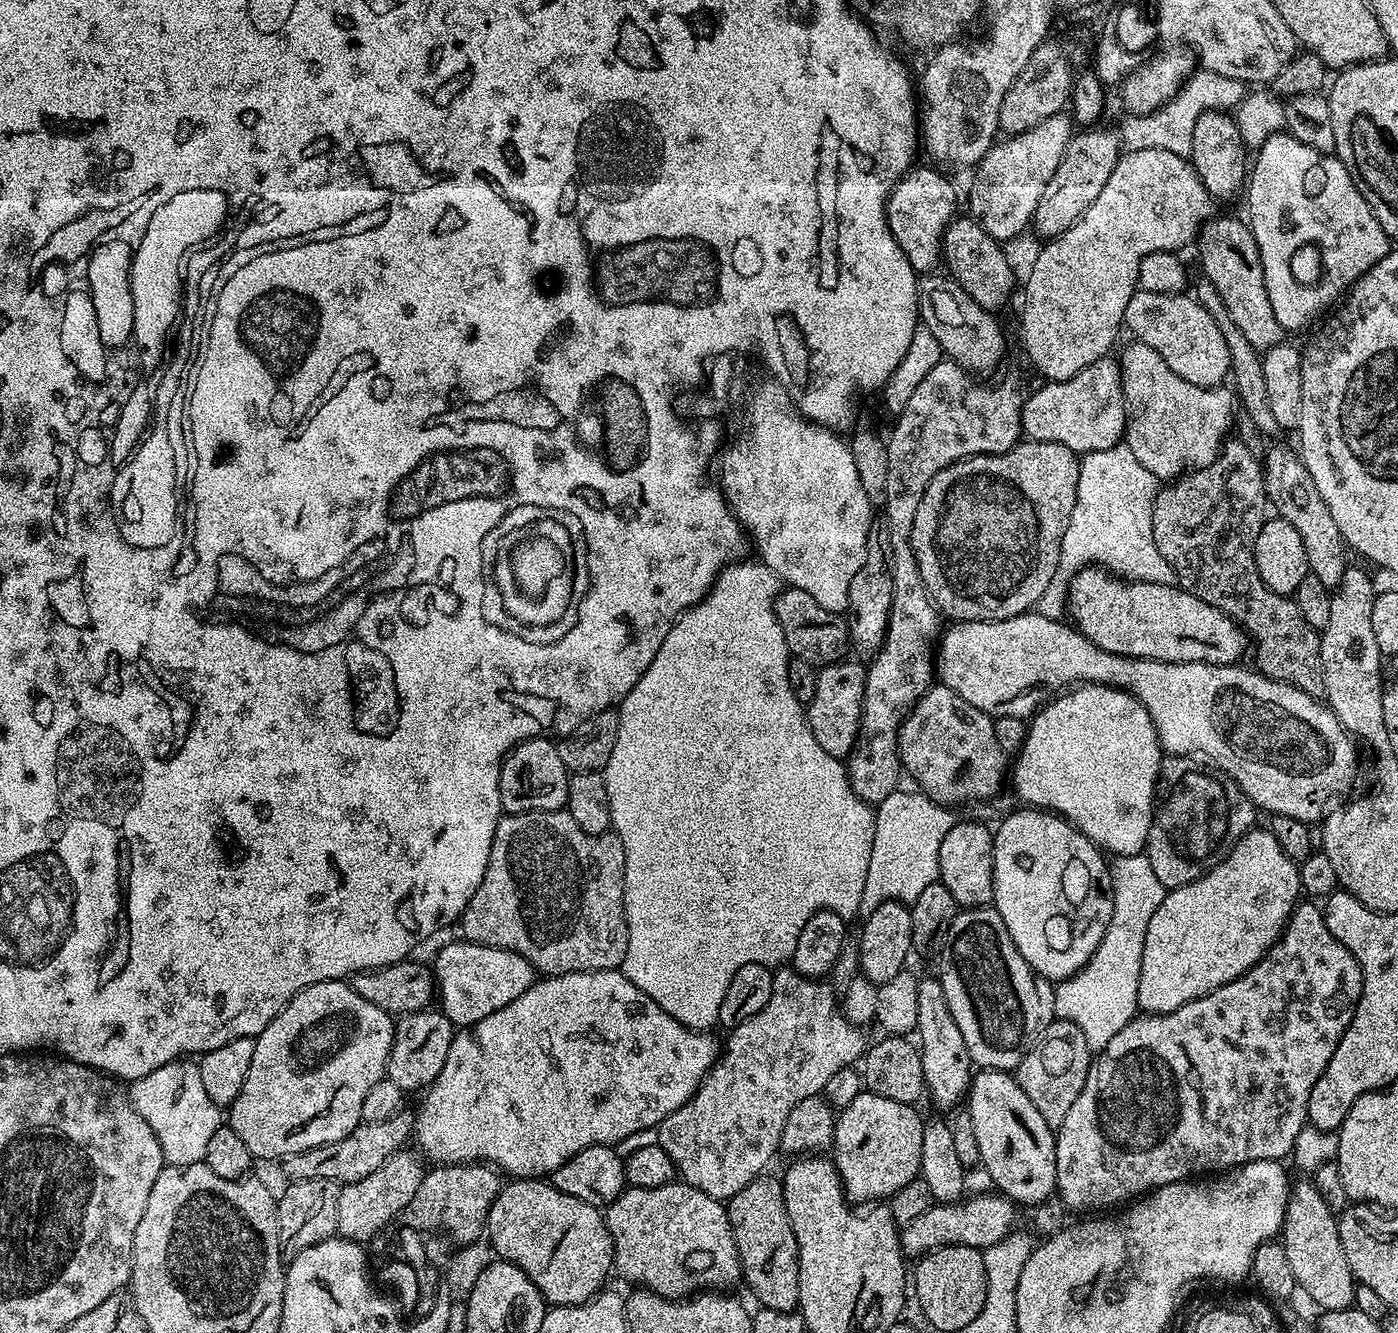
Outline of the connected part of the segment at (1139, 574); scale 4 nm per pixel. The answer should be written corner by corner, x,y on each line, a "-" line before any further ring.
1127,443
1089,452
1080,460
1076,505
1060,547
1060,571
1054,574
1046,594
1042,594
1038,605
1042,615
1051,620
1059,620
1065,615
1069,574
1088,565
1099,566
1120,578
1155,584
1173,583
1172,567
1162,554
1158,554
1154,542
1152,511
1157,491
1156,476
1130,454

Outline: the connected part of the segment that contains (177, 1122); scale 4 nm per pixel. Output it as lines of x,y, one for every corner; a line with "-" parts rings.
188,1058
171,1060
166,1066
158,1066
158,1070
154,1070
154,1074
146,1074
142,1078
131,1081
130,1099
132,1105
138,1110
138,1114
142,1114
142,1118
146,1118
150,1130
154,1130
154,1134
162,1146
165,1161
177,1168
201,1163
206,1154
206,1145
210,1143
214,1130
218,1130
222,1126
221,1105
215,1104
210,1098
210,1094
206,1094
206,1085
202,1083
199,1063

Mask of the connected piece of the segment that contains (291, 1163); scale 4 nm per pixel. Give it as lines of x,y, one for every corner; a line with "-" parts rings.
401,1110
396,1112
386,1122
361,1122
357,1128
346,1138
338,1142
323,1144
317,1148
311,1148
305,1152
299,1152
293,1156
285,1156
282,1161
284,1172
288,1175
289,1181
293,1180
332,1180
341,1186
350,1182
358,1182
358,1178
366,1178
366,1174
378,1170
386,1158
401,1151
404,1144
409,1143
416,1126
415,1111

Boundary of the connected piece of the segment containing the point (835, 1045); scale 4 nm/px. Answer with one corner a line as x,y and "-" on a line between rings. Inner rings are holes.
791,966
777,967
772,974
770,1002
766,1002
766,1006
762,1006
762,1010
758,1010
758,1014
754,1014
754,1018
746,1018
746,1022
742,1022
737,1028
731,1029
727,1033
728,1041
726,1039
723,1041
719,1060
708,1071
706,1078
698,1086
698,1090
685,1104
678,1106
678,1110
674,1110
674,1114
667,1116
658,1126
660,1148
666,1150
666,1154
670,1154
672,1167
678,1173
679,1179
685,1184
702,1190
702,1194
710,1194
710,1198
721,1202
731,1200
734,1194
738,1194
738,1190
742,1190
742,1186
746,1186
755,1176
761,1175
767,1169
764,1167
771,1162
772,1155
777,1155
782,1138
782,1126
786,1126
786,1118
790,1118
790,1110
794,1110
794,1106
798,1106
798,1102
802,1102
802,1098
821,1095
826,1082
830,1082
831,1076
836,1071
855,1065
863,1057
870,1044
870,1040
864,1037
864,1031
863,1027
853,1024
844,1015
841,1005
838,1003
838,992
831,983
820,978
798,974
796,969

